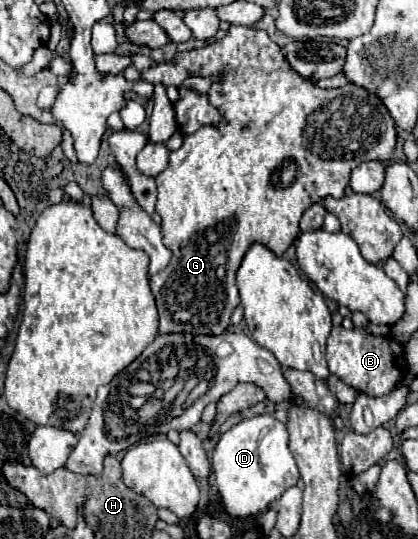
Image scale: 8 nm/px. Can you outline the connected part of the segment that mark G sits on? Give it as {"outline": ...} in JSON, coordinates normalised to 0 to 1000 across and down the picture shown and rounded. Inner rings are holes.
{"outline":[[[553,48],[533,74],[519,74],[519,78],[510,78],[510,82],[500,82],[490,89],[476,89],[476,93],[452,93],[452,96],[423,100],[409,115],[337,130],[337,148],[361,152],[361,156],[385,152],[385,156],[404,160],[404,156],[423,156],[423,145],[447,145],[452,134],[481,137],[481,141],[514,141],[524,130],[543,130],[543,145],[538,145],[533,156],[510,156],[495,174],[500,174],[505,193],[538,215],[543,234],[533,234],[533,237],[476,237],[467,249],[443,252],[438,271],[428,278],[409,282],[404,308],[371,330],[376,334],[376,353],[380,353],[371,390],[385,401],[390,453],[414,468],[414,479],[409,479],[404,494],[395,501],[385,501],[380,508],[356,516],[356,531],[361,531],[361,542],[371,549],[376,575],[380,575],[380,620],[443,616],[443,620],[462,620],[462,623],[471,623],[471,620],[524,623],[524,620],[543,616],[548,605],[553,605],[553,579],[572,564],[572,542],[567,542],[567,527],[562,527],[562,508],[567,508],[567,497],[577,494],[577,482],[581,482],[586,468],[596,464],[596,456],[620,449],[620,453],[634,453],[653,471],[672,475],[701,453],[706,438],[715,434],[715,404],[744,378],[773,371],[778,364],[816,367],[825,360],[825,353],[830,353],[835,323],[840,323],[840,315],[854,304],[864,304],[873,297],[911,297],[911,301],[935,297],[940,293],[940,278],[945,278],[945,260],[950,260],[945,226],[935,223],[926,200],[911,193],[911,186],[897,174],[888,174],[888,171],[878,171],[878,167],[868,167],[859,160],[844,160],[844,156],[830,156],[830,160],[816,160],[816,163],[801,163],[801,167],[768,167],[768,163],[749,160],[744,152],[720,145],[691,122],[691,115],[672,100],[672,89],[634,59],[600,56],[591,48]]]}

